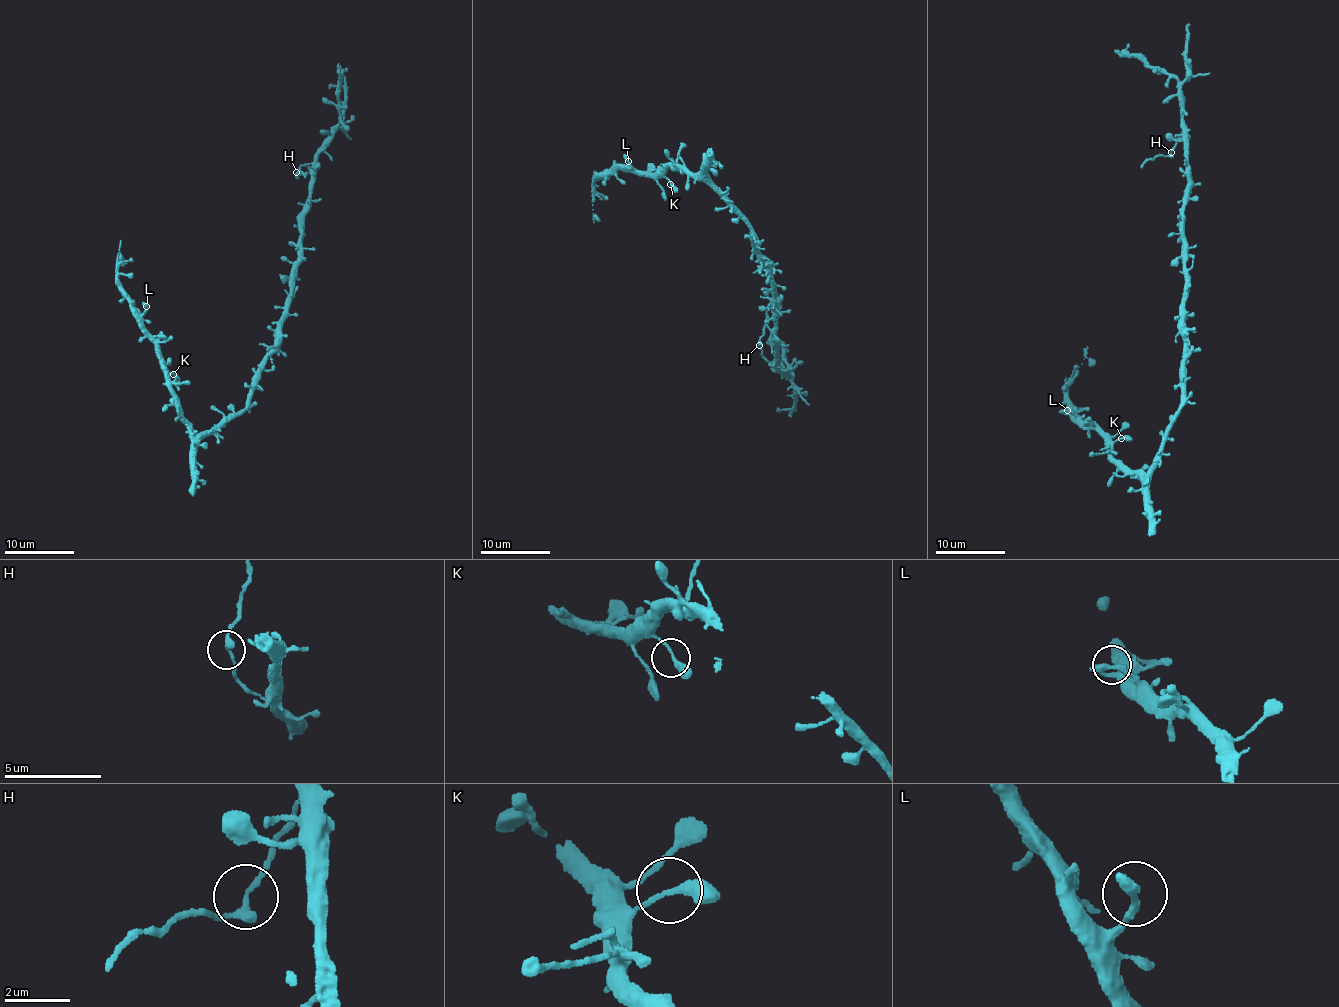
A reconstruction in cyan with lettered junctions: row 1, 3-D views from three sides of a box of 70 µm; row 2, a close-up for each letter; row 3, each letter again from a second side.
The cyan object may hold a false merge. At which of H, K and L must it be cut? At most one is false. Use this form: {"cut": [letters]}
{"cut": ["H"]}

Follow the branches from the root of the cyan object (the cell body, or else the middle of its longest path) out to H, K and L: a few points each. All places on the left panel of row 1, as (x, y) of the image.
H: (263, 369), (263, 359), (277, 342), (289, 293), (289, 275), (298, 257), (310, 169), (304, 165), (297, 173)
K: (263, 369), (249, 405), (210, 430), (196, 434), (193, 434), (181, 414), (170, 387), (168, 373), (173, 374)
L: (263, 369), (249, 405), (210, 430), (193, 434), (170, 387), (165, 362), (142, 322), (146, 306)

